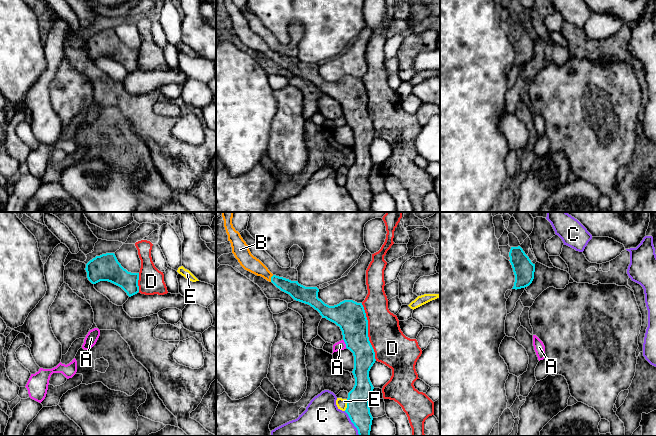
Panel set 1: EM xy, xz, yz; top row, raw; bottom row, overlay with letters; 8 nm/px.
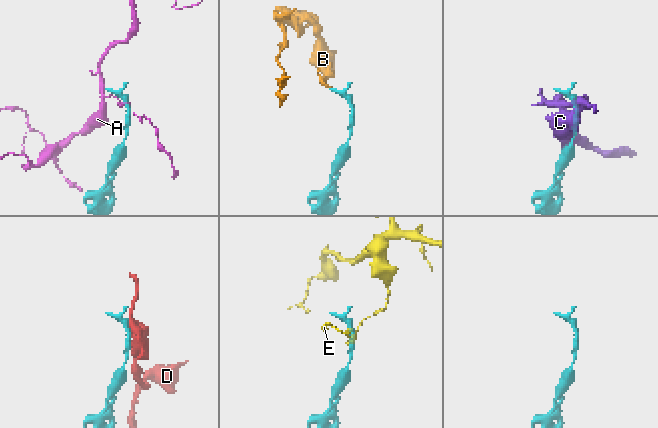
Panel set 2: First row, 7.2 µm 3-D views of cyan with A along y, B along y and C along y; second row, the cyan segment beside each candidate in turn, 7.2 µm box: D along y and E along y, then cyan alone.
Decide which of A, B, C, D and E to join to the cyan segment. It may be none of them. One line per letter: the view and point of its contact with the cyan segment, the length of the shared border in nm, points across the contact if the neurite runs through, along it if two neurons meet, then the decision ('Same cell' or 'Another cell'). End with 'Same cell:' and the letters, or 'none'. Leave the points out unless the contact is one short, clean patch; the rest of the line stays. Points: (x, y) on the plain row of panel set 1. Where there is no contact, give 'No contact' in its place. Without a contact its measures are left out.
A: Touches cyan at xz (345, 119). Shared border 80 nm. Boundary: xz (343, 115), (346, 123). Another cell
B: Touches cyan at xz (271, 54). Shared border 60 nm. Path across: xz (298, 68), (271, 54), (250, 39). Same cell
C: Touches cyan at xz (352, 198). Shared border 240 nm. Another cell
D: Touches cyan at xz (367, 108). Shared border 480 nm. Boundary: xz (361, 79), (367, 96), (368, 116), (376, 136). Another cell
E: Touches cyan at xz (347, 181). Shared border 100 nm. Boundary: xz (347, 175), (347, 183), (344, 186). Another cell
Same cell: B

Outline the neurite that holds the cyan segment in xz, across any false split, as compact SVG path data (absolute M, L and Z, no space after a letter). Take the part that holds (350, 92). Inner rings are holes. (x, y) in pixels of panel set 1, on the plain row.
M224 0L232 29L240 41L247 47L272 58L281 67L289 70L294 76L305 79L317 86L322 94L340 103L346 124L354 132L355 161L348 169L347 184L351 198L358 206L359 212L370 212L373 193L370 189L369 176L374 165L369 147L375 139L375 128L368 113L368 96L362 79L344 76L337 81L329 82L318 74L317 63L305 63L298 57L273 51L268 44L254 33L240 9L233 0Z

